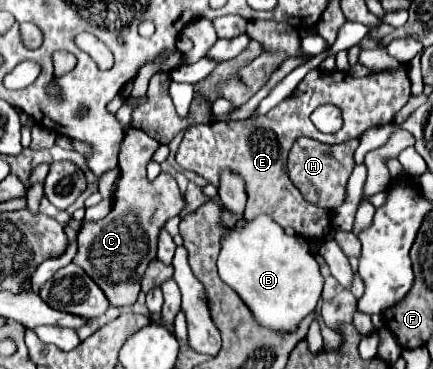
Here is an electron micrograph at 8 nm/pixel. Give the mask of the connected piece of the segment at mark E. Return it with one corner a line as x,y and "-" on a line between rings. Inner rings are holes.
401,65
397,71
369,73
363,79
357,79
343,71
321,73
319,69
313,69
297,85
293,97
281,101
261,117
231,123
213,121
189,127
185,131
185,137
179,145
175,159
181,167
195,171
213,185
219,185
219,173
223,169
237,171
247,181
249,201
245,209
245,219
253,219
255,215
267,213
281,227
293,227
297,235
305,239
321,239
323,229
329,227
329,211
327,209
323,211
321,207
307,203
299,193
299,189
291,183
287,175
287,153
291,145
301,135
329,145
359,139
367,129
391,123
395,113
409,101
409,89
411,89
409,65
-
323,103
333,103
335,107
341,109
343,127
333,135
317,131
313,121
309,119
311,113

